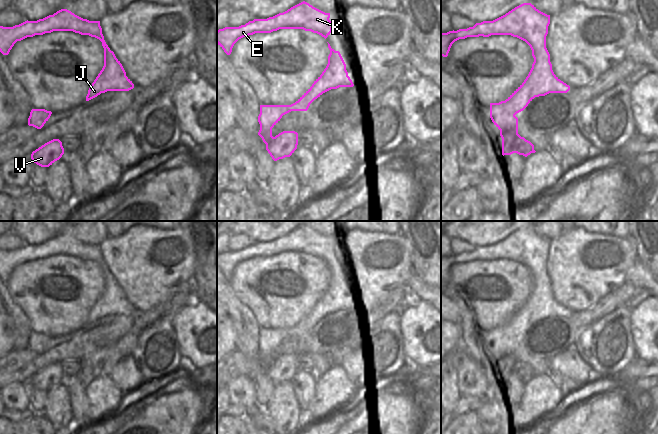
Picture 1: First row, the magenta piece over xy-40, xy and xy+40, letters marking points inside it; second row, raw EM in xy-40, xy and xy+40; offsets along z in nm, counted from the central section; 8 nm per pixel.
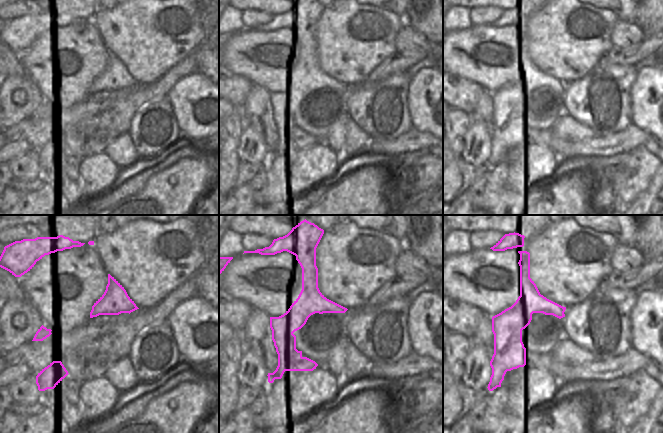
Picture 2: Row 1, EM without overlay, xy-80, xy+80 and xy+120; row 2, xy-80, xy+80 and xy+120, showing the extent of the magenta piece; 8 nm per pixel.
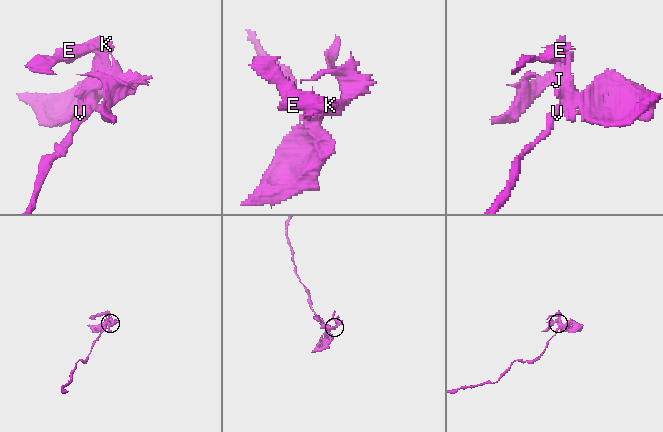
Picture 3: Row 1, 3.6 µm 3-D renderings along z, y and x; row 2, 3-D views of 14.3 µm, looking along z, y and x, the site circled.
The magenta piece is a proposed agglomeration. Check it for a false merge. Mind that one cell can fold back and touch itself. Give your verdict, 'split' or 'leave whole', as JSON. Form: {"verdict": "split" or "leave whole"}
{"verdict": "split"}

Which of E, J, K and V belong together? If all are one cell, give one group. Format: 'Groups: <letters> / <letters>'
Groups: E J K / V

